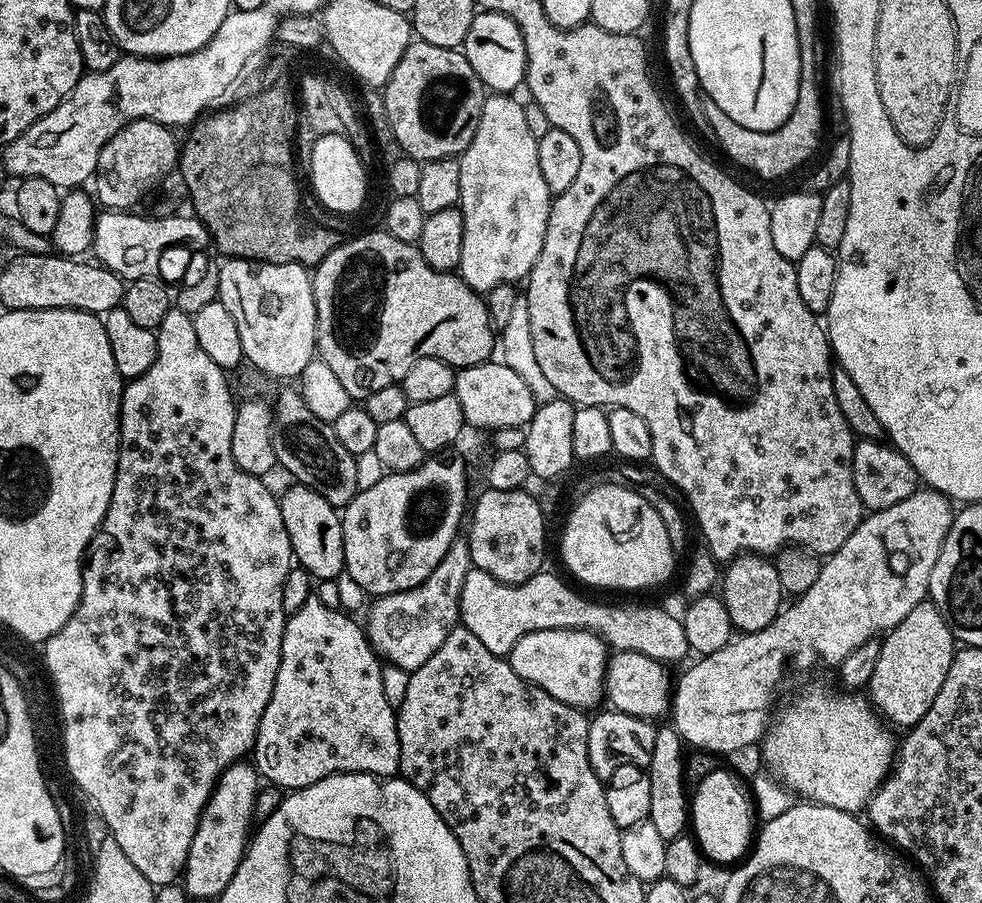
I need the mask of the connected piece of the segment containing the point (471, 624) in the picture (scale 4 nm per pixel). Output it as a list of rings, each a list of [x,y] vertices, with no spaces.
[[[471,568],[466,582],[462,582],[459,623],[470,630],[490,654],[505,658],[514,650],[518,638],[526,638],[526,634],[534,634],[534,630],[559,628],[593,632],[609,649],[646,654],[646,658],[654,658],[665,666],[672,666],[675,660],[689,655],[684,622],[677,613],[675,616],[652,604],[599,604],[596,600],[587,600],[562,577],[548,571],[541,570],[521,584],[507,584],[490,578],[486,570]]]

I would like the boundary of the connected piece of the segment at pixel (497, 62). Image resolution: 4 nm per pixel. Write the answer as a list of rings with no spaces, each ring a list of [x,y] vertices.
[[[477,11],[474,22],[470,22],[462,51],[485,89],[496,94],[512,94],[519,84],[521,87],[525,83],[526,42],[522,42],[522,30],[518,30],[518,22],[514,22],[514,18],[506,18],[506,14],[497,12]]]

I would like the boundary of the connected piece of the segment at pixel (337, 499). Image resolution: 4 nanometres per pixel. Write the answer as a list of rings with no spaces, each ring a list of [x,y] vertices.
[[[299,391],[284,392],[274,400],[272,410],[272,441],[277,465],[288,471],[289,477],[297,484],[318,490],[326,502],[343,510],[356,497],[362,487],[360,472],[356,469],[357,457],[342,447],[334,435],[331,423],[314,418],[310,406],[300,397]]]

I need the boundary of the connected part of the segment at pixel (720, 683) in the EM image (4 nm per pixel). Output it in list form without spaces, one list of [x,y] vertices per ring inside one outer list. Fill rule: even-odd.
[[[917,490],[900,502],[895,502],[888,509],[869,511],[864,519],[860,521],[860,525],[854,530],[854,534],[850,534],[850,538],[846,538],[846,542],[842,542],[842,546],[838,546],[838,550],[821,563],[820,573],[814,582],[814,586],[810,586],[810,590],[806,590],[800,596],[795,597],[791,601],[792,605],[789,603],[787,607],[781,610],[777,614],[776,620],[770,622],[770,626],[766,626],[766,630],[737,635],[726,646],[722,646],[722,650],[714,650],[714,654],[699,657],[695,661],[697,664],[690,665],[680,677],[678,675],[675,677],[672,690],[670,724],[679,734],[681,741],[692,748],[701,748],[707,752],[715,752],[717,754],[740,752],[743,748],[750,747],[751,744],[752,747],[759,745],[760,741],[764,739],[764,732],[767,730],[770,717],[773,715],[772,703],[776,700],[776,691],[780,688],[780,679],[784,676],[784,667],[787,666],[788,660],[792,664],[797,664],[800,668],[812,668],[815,664],[820,663],[839,666],[850,654],[850,650],[858,650],[858,646],[862,646],[862,642],[879,637],[881,634],[887,633],[888,629],[898,626],[898,622],[902,622],[902,618],[906,618],[906,614],[910,614],[910,610],[914,610],[914,606],[918,606],[924,601],[928,596],[930,570],[934,570],[934,562],[938,562],[938,554],[942,550],[942,542],[952,525],[953,515],[953,501],[935,490]]]

